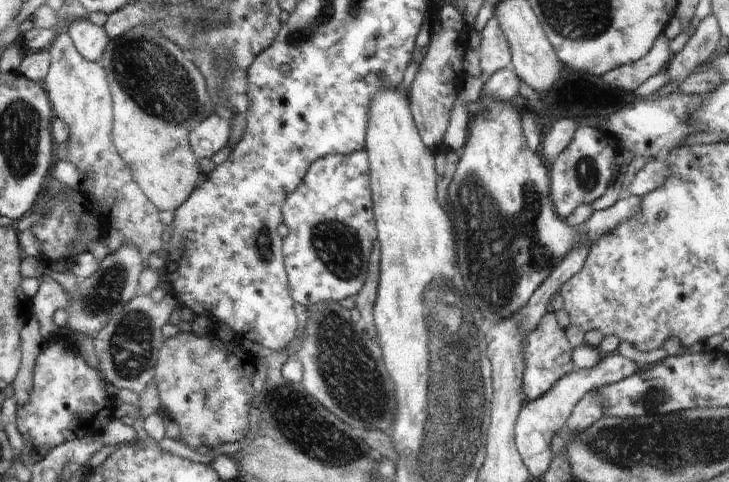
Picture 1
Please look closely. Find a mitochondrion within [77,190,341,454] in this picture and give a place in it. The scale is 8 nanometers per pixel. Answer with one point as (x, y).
(132, 345)

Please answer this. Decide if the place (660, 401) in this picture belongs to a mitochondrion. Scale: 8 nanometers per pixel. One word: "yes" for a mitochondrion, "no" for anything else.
yes

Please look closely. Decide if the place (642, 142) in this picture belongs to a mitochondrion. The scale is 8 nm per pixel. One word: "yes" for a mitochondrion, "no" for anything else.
no

